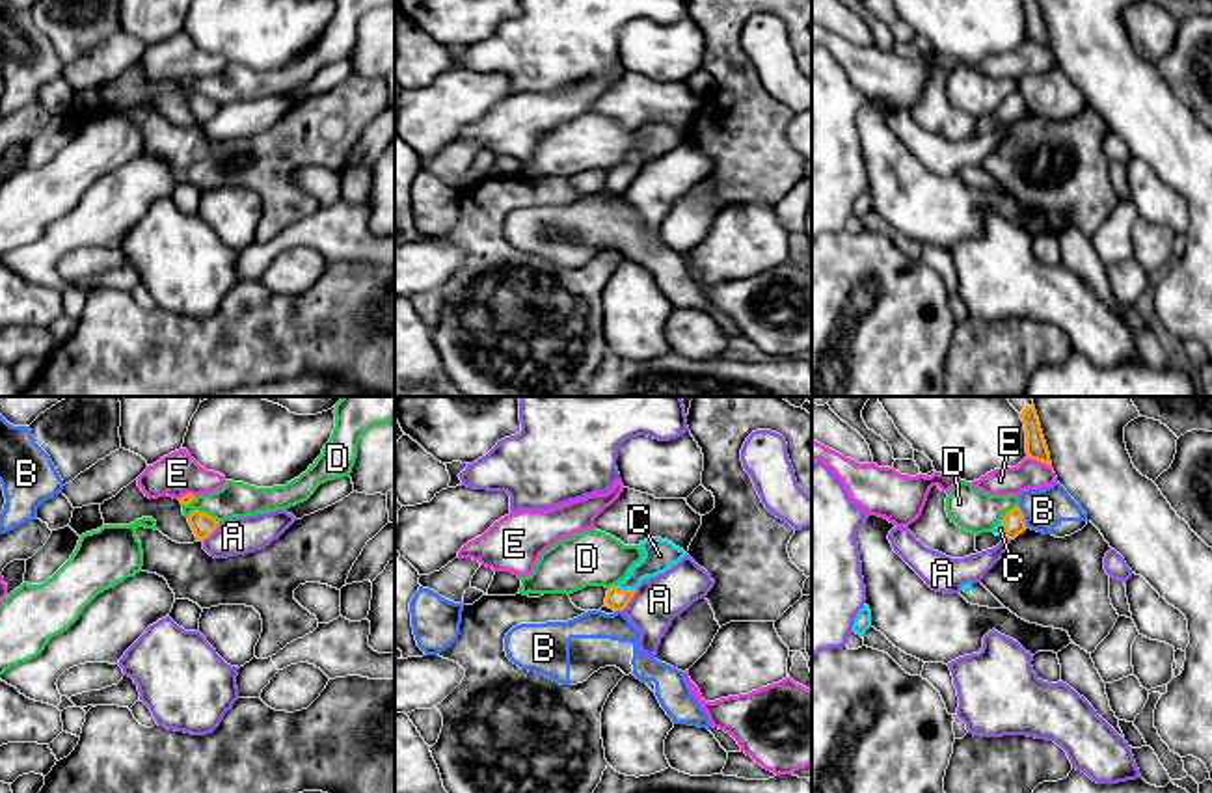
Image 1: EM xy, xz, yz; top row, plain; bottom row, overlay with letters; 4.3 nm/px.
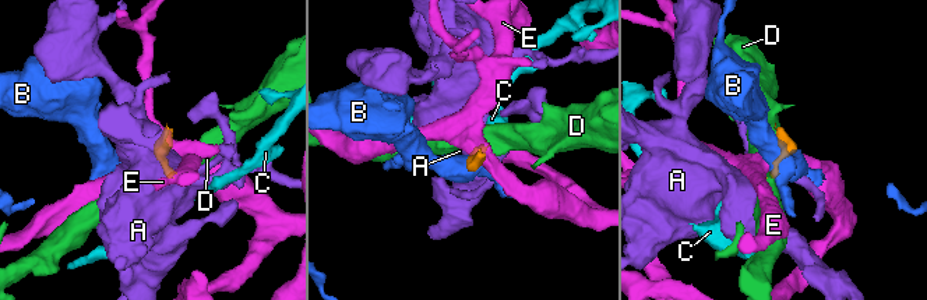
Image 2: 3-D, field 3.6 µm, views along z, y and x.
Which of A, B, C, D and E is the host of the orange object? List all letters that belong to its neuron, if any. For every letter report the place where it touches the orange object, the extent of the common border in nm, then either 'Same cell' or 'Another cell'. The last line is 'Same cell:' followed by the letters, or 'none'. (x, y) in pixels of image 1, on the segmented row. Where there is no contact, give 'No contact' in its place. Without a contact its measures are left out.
A: Touches orange at xy (211, 533). Shared border 120 nm. Another cell
B: Touches orange at yz (1023, 516). Shared border 110 nm. Another cell
C: Touches orange at xz (626, 591). Shared border 100 nm. Same cell
D: Touches orange at xy (203, 512). Shared border 150 nm. Another cell
E: Touches orange at yz (1039, 460). Shared border 120 nm. Another cell
Same cell: C

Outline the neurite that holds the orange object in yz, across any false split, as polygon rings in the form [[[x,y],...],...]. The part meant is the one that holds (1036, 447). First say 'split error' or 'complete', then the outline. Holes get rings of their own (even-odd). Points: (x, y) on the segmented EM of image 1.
split error; [[[1005,396],[1005,398],[1020,413],[1020,419],[1024,423],[1028,458],[1043,462],[1052,467],[1050,452],[1031,396]]]

